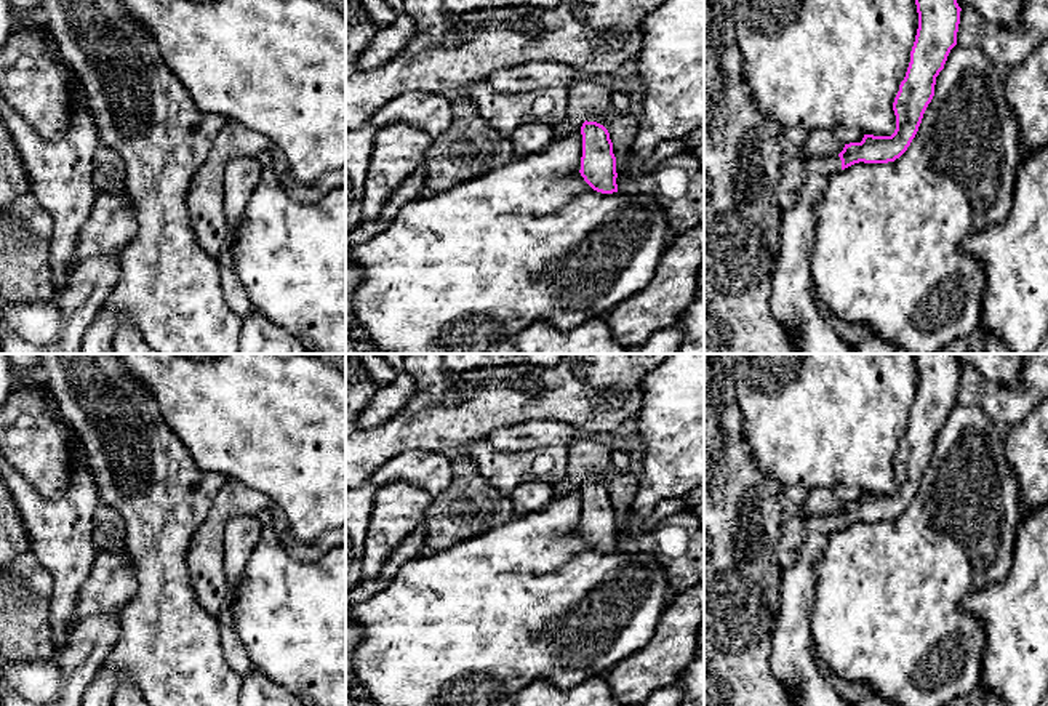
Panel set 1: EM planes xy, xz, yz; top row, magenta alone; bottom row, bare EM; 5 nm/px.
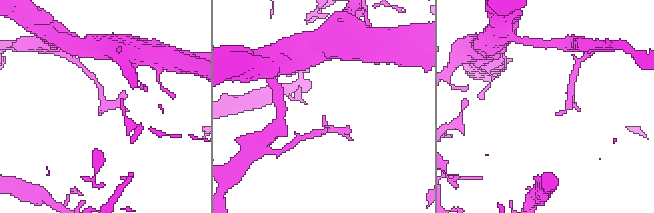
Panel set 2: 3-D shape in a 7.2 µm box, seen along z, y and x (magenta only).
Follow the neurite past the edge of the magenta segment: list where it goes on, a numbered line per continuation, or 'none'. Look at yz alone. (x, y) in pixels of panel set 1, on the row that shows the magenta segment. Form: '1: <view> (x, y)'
1: yz (791, 303)

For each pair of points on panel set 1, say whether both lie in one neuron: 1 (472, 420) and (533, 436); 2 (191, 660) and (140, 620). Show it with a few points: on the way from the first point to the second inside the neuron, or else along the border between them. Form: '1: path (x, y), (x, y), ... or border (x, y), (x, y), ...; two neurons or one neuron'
1: border (538, 418), (498, 426), (485, 437); two neurons
2: path (178, 653), (152, 628); one neuron

